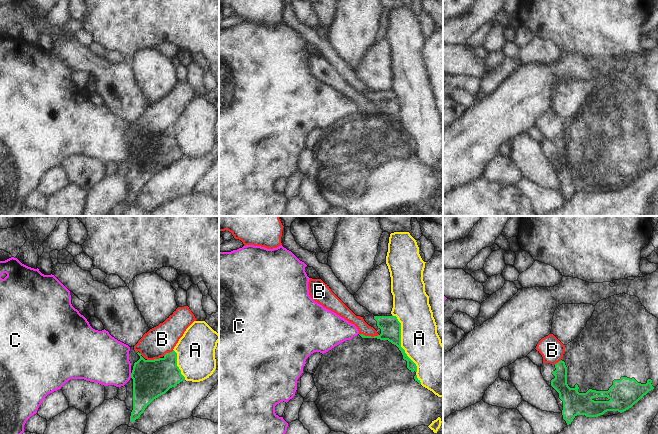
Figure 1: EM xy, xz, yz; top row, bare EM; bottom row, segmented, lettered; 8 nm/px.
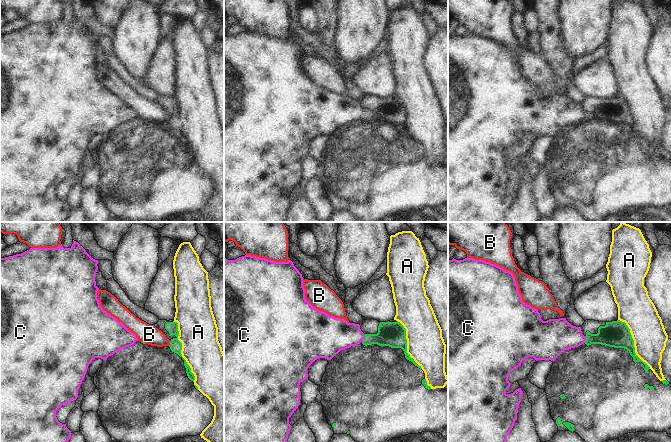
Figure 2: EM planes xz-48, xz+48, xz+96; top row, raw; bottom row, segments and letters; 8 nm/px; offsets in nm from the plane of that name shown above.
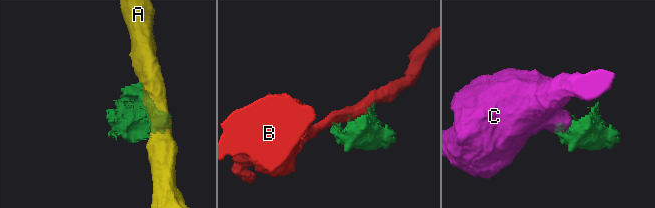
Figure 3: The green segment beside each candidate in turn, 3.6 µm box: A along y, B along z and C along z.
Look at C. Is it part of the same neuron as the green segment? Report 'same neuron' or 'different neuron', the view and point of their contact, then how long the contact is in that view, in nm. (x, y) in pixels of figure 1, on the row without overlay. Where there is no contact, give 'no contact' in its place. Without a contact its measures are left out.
different neuron; contact xy (131, 151); length 40 nm

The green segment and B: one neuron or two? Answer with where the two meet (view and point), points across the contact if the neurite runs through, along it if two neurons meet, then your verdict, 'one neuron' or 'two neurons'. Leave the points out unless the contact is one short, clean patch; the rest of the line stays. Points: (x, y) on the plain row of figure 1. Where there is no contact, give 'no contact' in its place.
contact xz (369, 112); border xz (359, 109), (365, 112), (378, 111); two neurons

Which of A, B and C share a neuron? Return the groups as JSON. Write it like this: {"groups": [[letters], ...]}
{"groups": [["A"], ["B"], ["C"]]}

